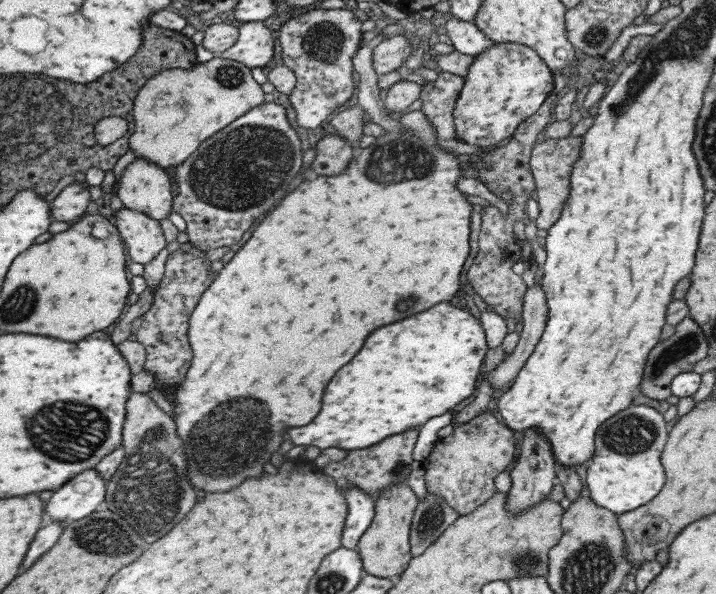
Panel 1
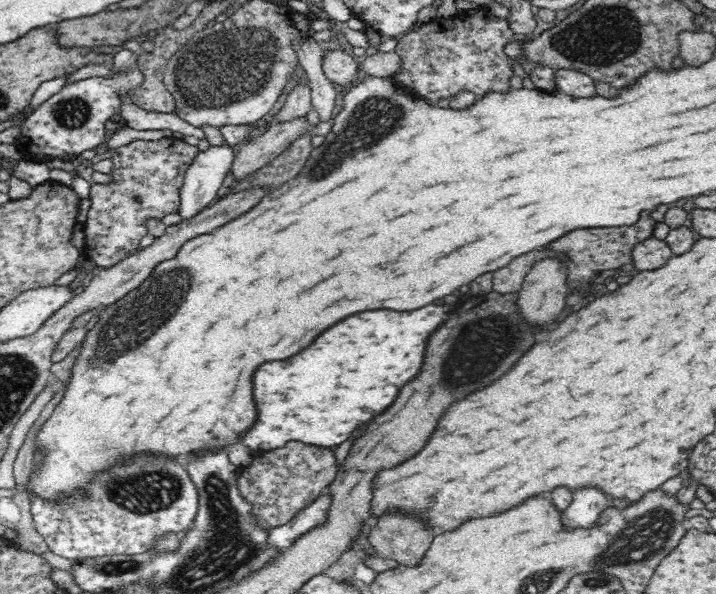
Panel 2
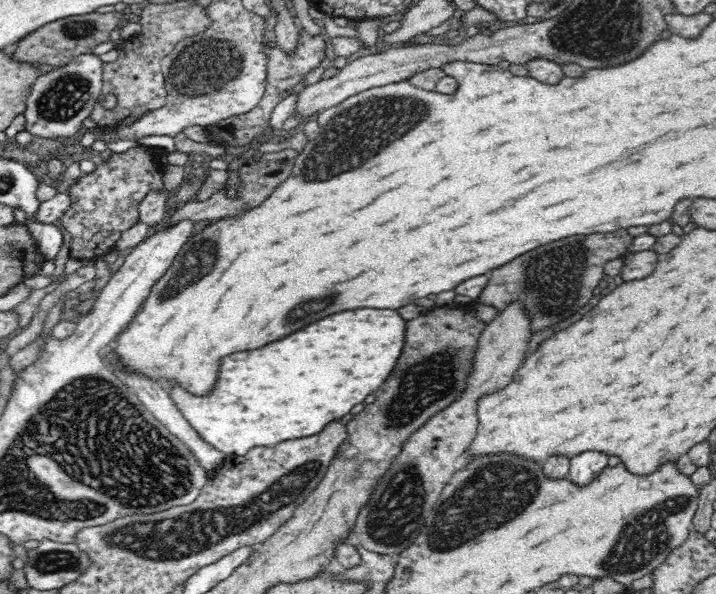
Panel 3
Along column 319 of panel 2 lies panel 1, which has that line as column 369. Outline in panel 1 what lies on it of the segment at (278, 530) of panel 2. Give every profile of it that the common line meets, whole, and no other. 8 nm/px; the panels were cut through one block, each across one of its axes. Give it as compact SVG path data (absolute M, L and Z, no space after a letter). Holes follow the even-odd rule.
M348 486L344 494L348 520L342 534L342 547L357 550L358 541L374 518L375 499L358 486Z

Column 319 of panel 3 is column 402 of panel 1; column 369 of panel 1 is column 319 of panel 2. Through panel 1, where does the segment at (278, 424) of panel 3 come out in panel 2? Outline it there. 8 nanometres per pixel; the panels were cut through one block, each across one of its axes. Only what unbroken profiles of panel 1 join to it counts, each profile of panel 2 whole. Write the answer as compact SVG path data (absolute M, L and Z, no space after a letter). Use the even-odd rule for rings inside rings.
M424 306L420 310L414 310L414 312L390 312L390 310L370 310L370 312L360 312L356 316L350 316L346 320L342 320L340 324L328 328L324 334L320 334L320 338L306 350L302 350L298 356L292 356L290 360L286 362L268 362L268 364L262 364L258 370L256 370L256 376L254 376L254 398L256 398L256 404L258 404L258 424L254 424L254 428L250 432L246 432L244 436L244 442L246 446L250 446L255 453L258 451L269 451L274 448L282 448L286 442L292 442L292 440L302 440L302 442L310 445L316 445L319 447L331 447L342 444L350 434L354 434L360 426L366 426L370 420L374 420L374 416L382 414L398 396L400 388L404 384L408 384L410 380L416 378L416 374L420 372L422 368L422 362L425 360L424 350L426 350L426 340L430 338L430 334L438 327L438 324L442 320L446 320L446 310L452 310L450 306Z

